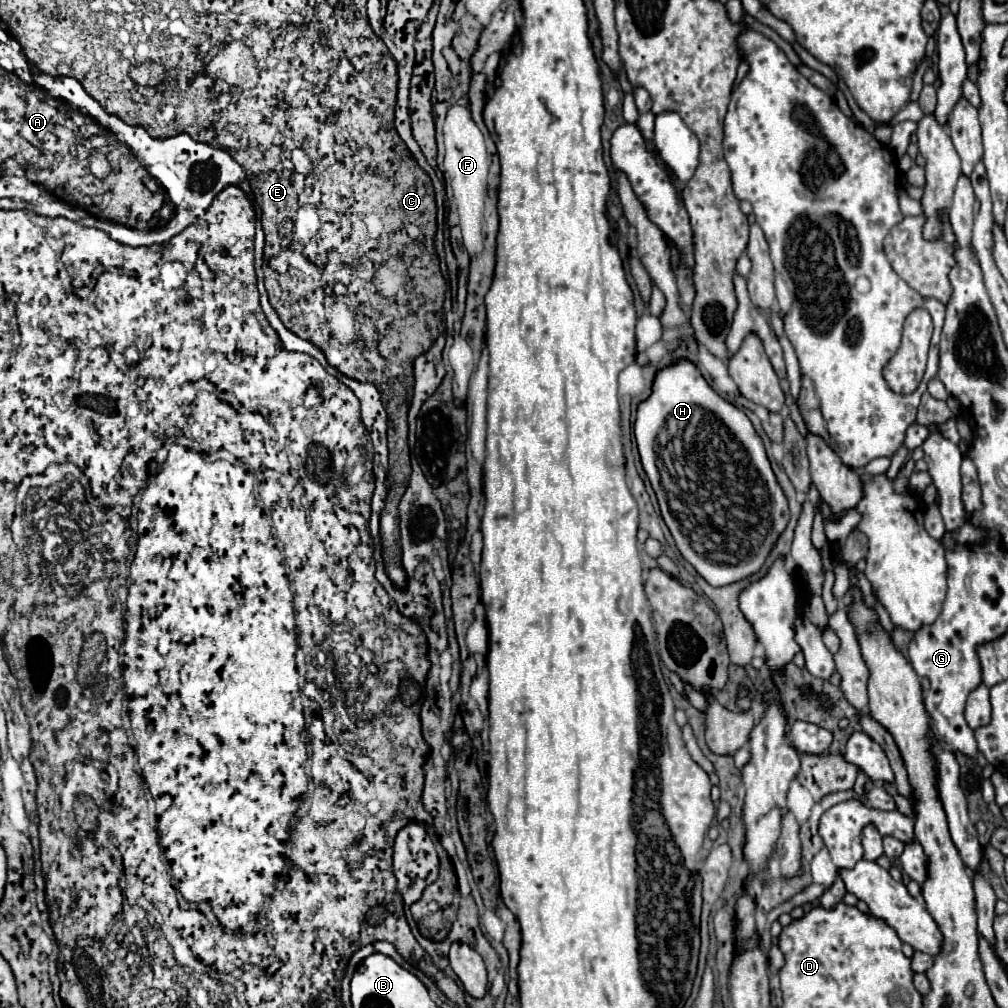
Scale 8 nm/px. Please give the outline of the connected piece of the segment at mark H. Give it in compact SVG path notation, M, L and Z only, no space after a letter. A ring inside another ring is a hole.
M680 361L664 371L660 371L654 379L654 387L652 387L652 395L640 403L638 407L638 413L636 413L636 423L634 423L634 435L636 435L636 443L638 443L638 451L640 451L640 457L642 457L642 465L644 465L644 471L658 495L658 501L660 501L660 511L662 511L662 517L676 541L676 547L678 551L682 553L682 557L712 585L712 587L722 587L726 583L734 583L738 579L744 579L752 573L756 573L766 557L770 555L776 539L780 537L780 533L786 529L788 525L788 519L790 519L790 513L788 513L788 503L786 503L786 497L780 489L780 485L776 483L776 477L770 469L770 461L766 457L766 451L764 451L764 445L760 441L760 437L756 435L750 419L746 417L744 411L740 411L738 407L734 407L732 403L728 403L726 399L722 399L706 381L704 377L700 375L700 371L696 369L696 365L692 365L690 361Z

